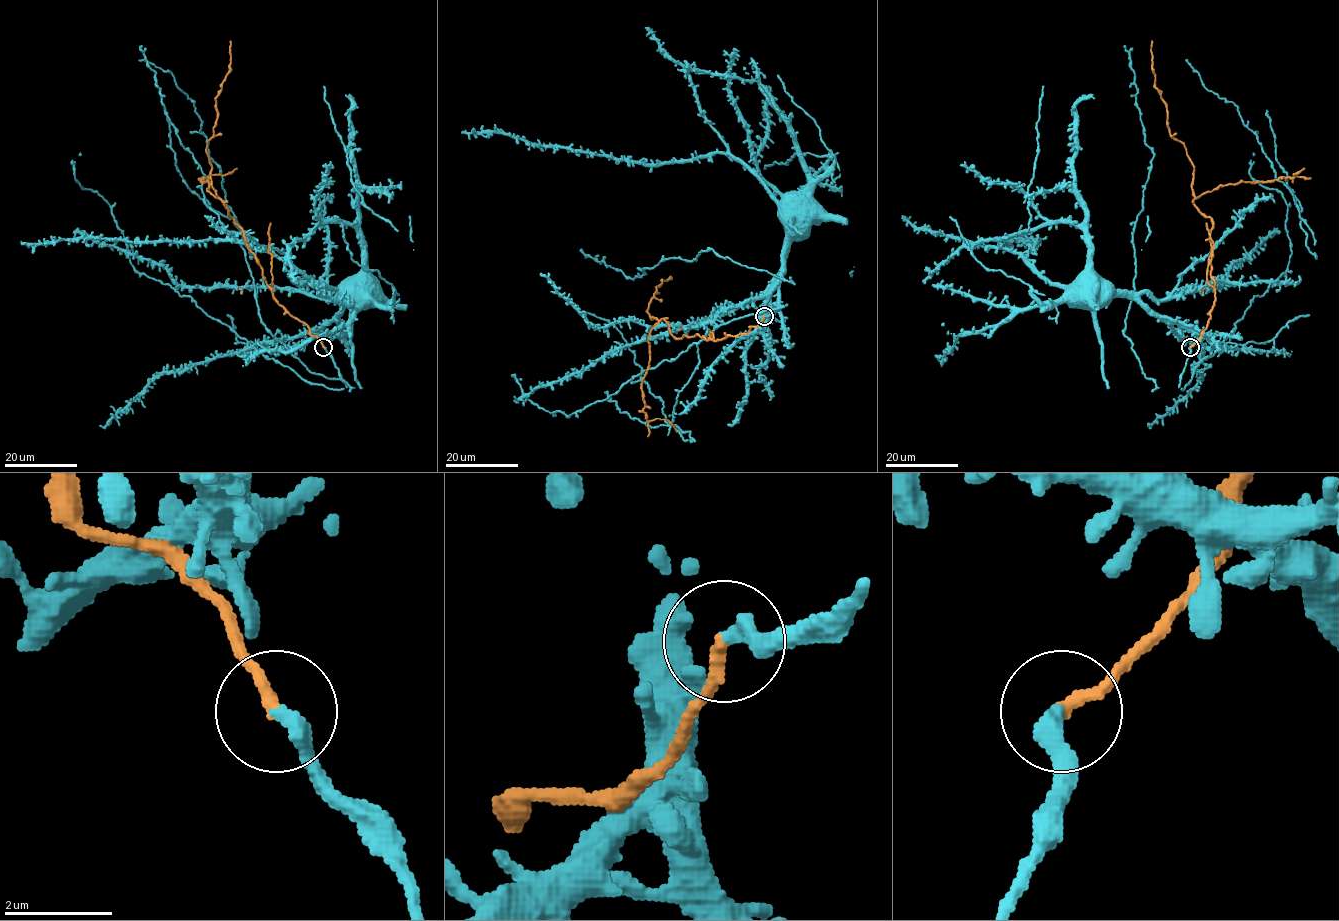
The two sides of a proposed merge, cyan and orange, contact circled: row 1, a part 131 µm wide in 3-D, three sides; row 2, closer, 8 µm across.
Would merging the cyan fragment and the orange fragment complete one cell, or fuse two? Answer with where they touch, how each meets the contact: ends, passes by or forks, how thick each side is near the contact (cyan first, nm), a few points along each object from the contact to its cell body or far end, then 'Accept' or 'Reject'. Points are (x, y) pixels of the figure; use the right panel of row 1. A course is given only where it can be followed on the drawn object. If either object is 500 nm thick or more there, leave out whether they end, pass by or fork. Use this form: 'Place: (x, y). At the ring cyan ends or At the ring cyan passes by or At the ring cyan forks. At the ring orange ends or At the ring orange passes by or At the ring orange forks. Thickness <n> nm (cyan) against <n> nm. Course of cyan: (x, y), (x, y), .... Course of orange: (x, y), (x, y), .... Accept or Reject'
Place: (1190, 347). At the ring cyan ends. At the ring orange ends. Thickness 340 nm (cyan) against 240 nm. Course of cyan: (1190, 347), (1182, 389), (1200, 362), (1228, 342), (1244, 348), (1215, 347), (1126, 297), (1072, 293), (1077, 292). Course of orange: (1190, 347), (1215, 303), (1213, 221), (1195, 205), (1194, 165), (1170, 134), (1166, 103), (1155, 85), (1152, 41). Accept

